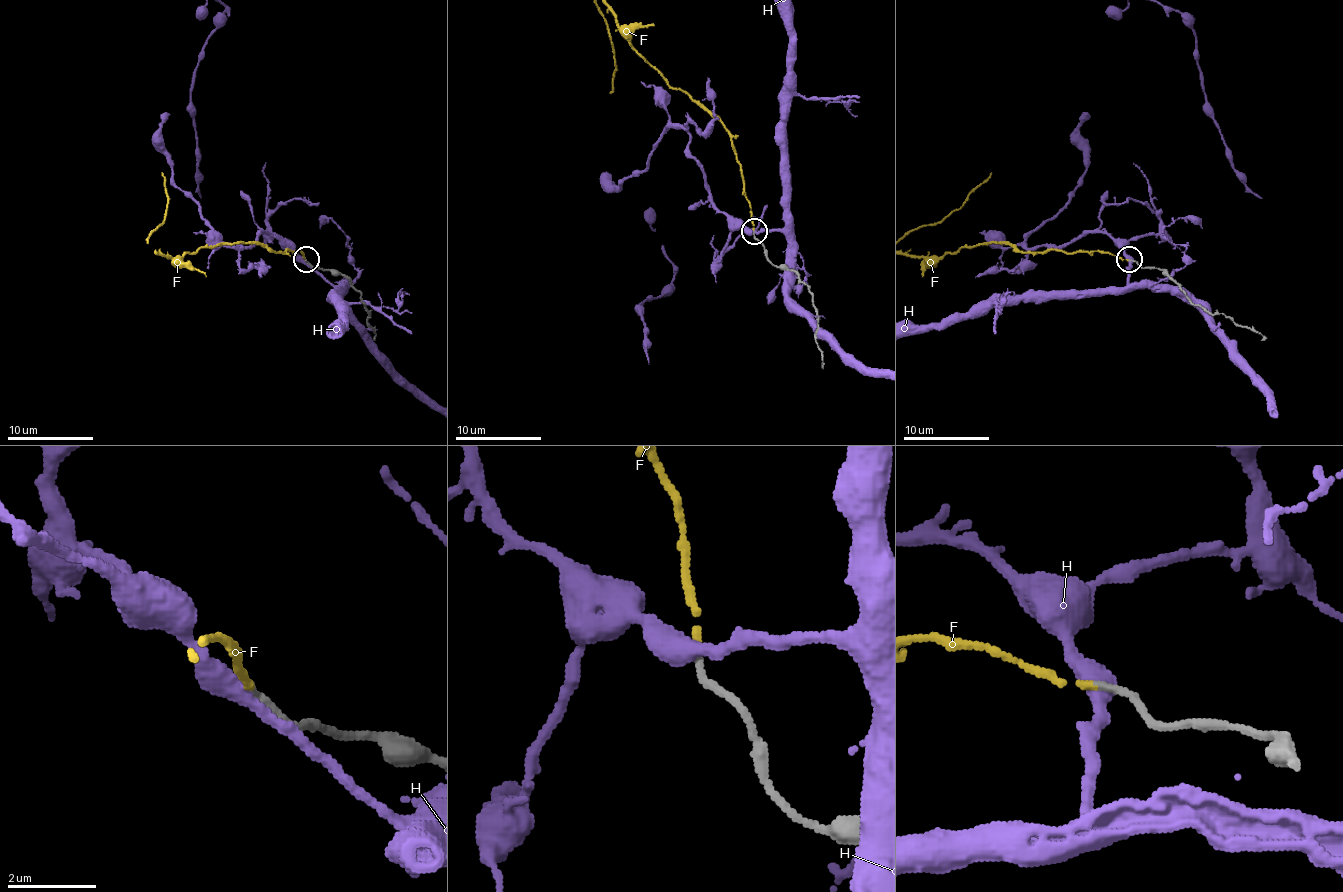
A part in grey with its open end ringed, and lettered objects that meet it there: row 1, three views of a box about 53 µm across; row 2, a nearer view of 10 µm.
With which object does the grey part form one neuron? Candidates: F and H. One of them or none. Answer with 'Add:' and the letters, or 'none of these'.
Add: F

